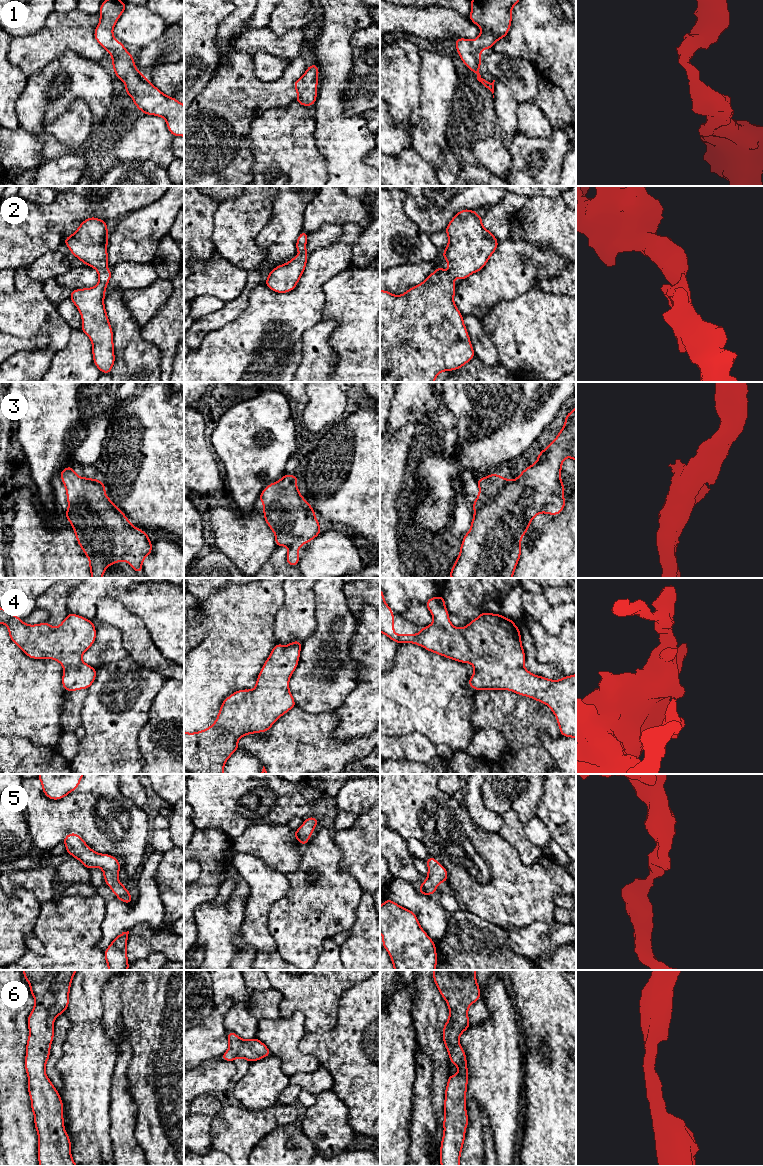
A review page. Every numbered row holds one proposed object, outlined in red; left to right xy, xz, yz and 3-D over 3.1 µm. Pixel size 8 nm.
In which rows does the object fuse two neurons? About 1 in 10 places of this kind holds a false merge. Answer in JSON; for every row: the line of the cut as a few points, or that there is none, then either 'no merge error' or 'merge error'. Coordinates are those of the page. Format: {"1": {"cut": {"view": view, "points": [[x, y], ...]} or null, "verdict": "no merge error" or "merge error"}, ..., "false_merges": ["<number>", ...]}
{"1": {"cut": null, "verdict": "no merge error"}, "2": {"cut": null, "verdict": "no merge error"}, "3": {"cut": null, "verdict": "no merge error"}, "4": {"cut": null, "verdict": "no merge error"}, "5": {"cut": null, "verdict": "no merge error"}, "6": {"cut": null, "verdict": "no merge error"}, "false_merges": []}

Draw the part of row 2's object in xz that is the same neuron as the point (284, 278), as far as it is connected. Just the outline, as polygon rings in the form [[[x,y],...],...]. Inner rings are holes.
[[[302,230],[296,241],[296,251],[301,254],[293,257],[289,262],[277,266],[269,272],[264,284],[272,291],[277,293],[288,293],[297,286],[307,264],[307,238],[308,234]]]

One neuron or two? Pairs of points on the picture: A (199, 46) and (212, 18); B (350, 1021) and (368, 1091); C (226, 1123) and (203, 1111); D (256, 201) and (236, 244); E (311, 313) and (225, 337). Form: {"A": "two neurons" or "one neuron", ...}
{"A": "one neuron", "B": "one neuron", "C": "two neurons", "D": "one neuron", "E": "one neuron"}

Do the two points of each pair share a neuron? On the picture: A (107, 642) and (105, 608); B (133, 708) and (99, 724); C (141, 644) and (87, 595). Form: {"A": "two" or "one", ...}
{"A": "two", "B": "one", "C": "two"}

